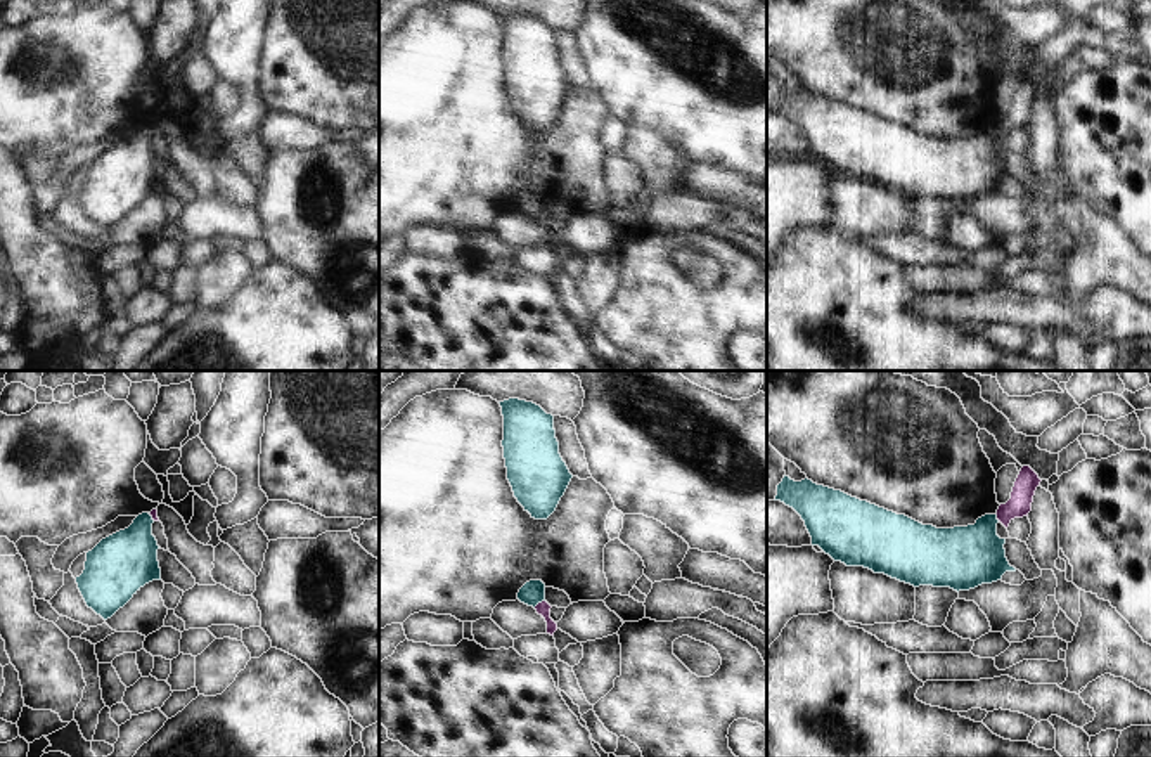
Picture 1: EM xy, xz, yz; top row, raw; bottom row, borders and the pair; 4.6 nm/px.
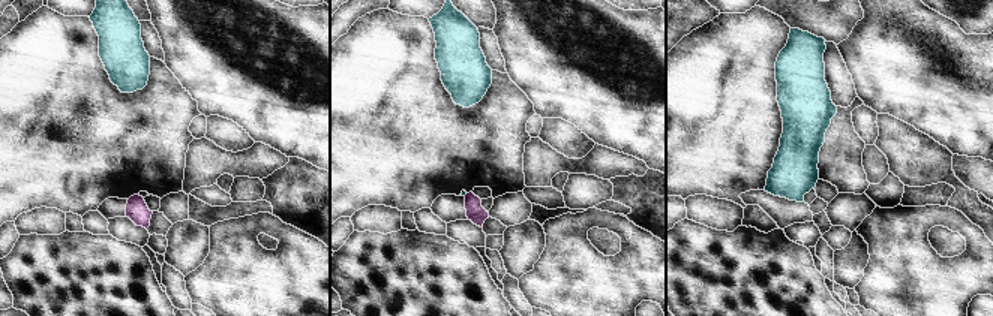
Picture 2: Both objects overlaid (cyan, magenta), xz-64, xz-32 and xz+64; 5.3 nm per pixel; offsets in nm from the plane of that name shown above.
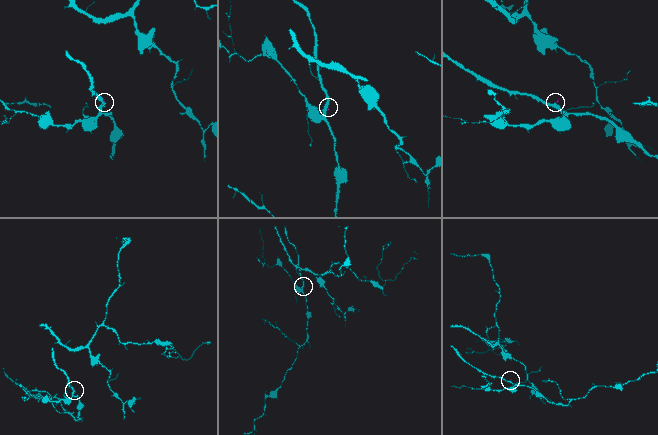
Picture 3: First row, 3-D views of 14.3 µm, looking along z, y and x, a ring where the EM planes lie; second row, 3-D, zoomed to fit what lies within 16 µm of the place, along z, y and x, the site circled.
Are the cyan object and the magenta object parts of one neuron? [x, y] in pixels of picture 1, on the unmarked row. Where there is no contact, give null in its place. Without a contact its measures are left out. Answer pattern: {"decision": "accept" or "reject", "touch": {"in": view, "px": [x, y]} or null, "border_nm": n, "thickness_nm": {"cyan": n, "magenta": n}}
{"decision": "reject", "touch": {"in": "xz", "px": [539, 213]}, "border_nm": 70, "thickness_nm": {"cyan": 110, "magenta": 70}}

